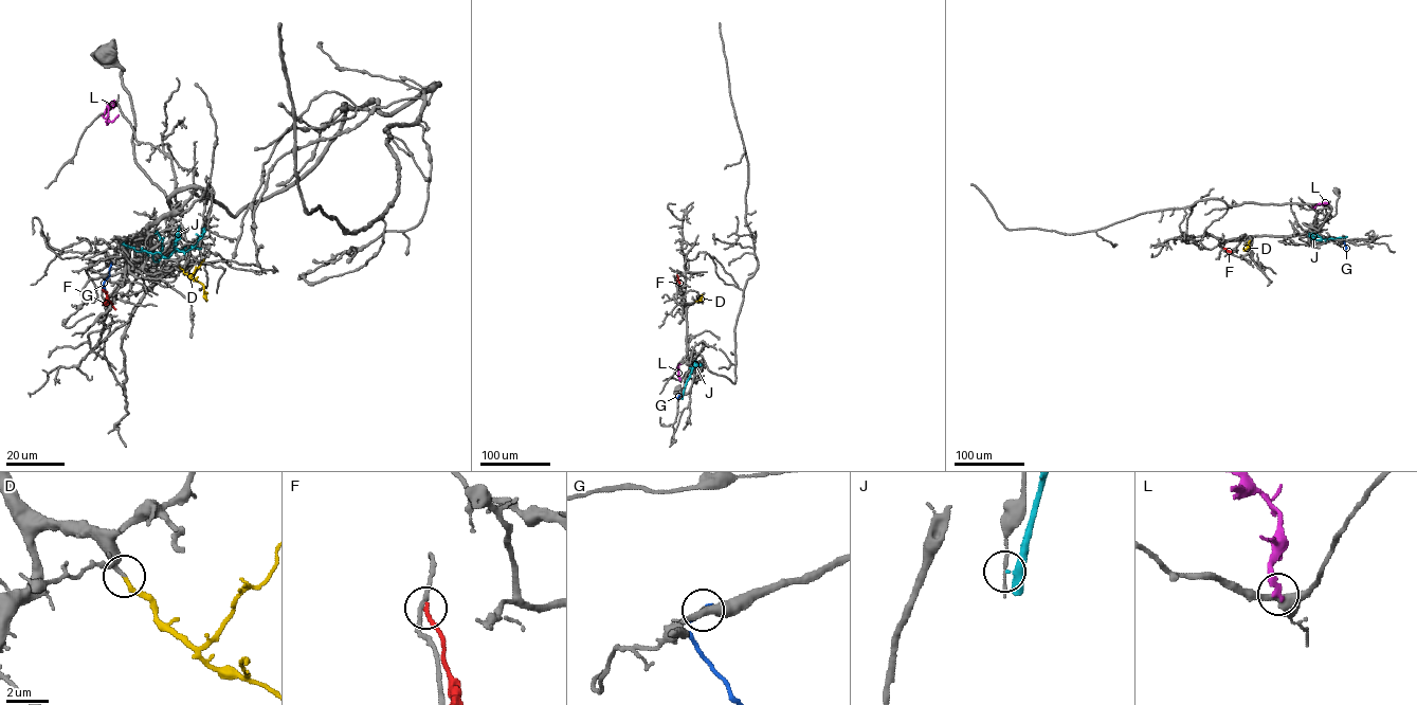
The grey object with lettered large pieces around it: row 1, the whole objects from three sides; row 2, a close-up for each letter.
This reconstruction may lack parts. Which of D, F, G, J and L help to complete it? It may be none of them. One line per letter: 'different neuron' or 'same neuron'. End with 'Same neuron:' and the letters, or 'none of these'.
D: same neuron
F: different neuron
G: different neuron
J: different neuron
L: different neuron
Same neuron: D

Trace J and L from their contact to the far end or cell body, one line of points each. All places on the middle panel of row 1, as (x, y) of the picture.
J: (682, 398), (693, 366), (701, 366)
L: (679, 380), (680, 364)

